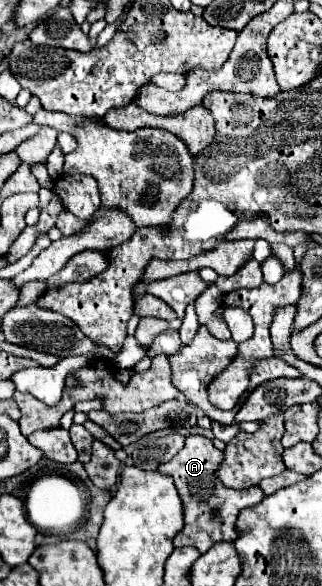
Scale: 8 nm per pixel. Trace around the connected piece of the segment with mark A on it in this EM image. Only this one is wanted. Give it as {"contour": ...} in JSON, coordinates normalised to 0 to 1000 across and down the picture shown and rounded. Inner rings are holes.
{"contour":[[[590,742],[578,746],[571,763],[534,780],[534,787],[491,797],[497,807],[516,807],[540,817],[540,828],[553,834],[553,845],[571,865],[571,899],[540,916],[540,933],[590,930],[590,933],[609,933],[621,944],[640,944],[671,927],[727,923],[739,916],[727,903],[739,875],[758,865],[795,862],[820,852],[820,841],[807,831],[776,831],[745,838],[696,831],[671,811],[683,787],[689,787],[689,770],[677,770],[652,749],[640,749],[634,742]],[[665,872],[677,872],[677,882],[665,879]]]}

